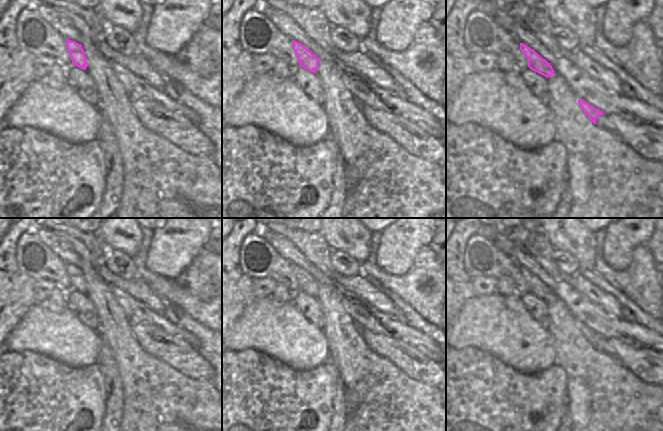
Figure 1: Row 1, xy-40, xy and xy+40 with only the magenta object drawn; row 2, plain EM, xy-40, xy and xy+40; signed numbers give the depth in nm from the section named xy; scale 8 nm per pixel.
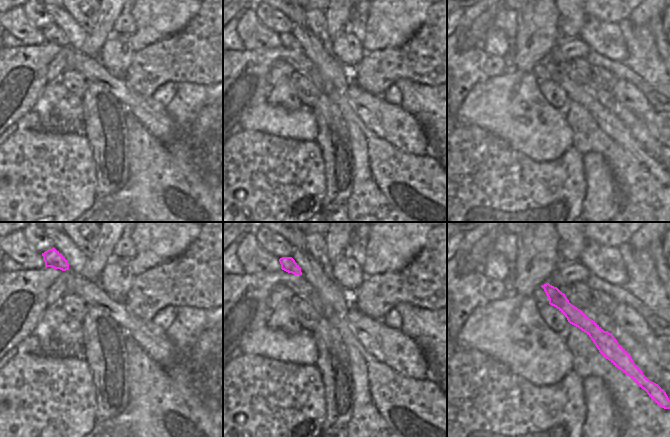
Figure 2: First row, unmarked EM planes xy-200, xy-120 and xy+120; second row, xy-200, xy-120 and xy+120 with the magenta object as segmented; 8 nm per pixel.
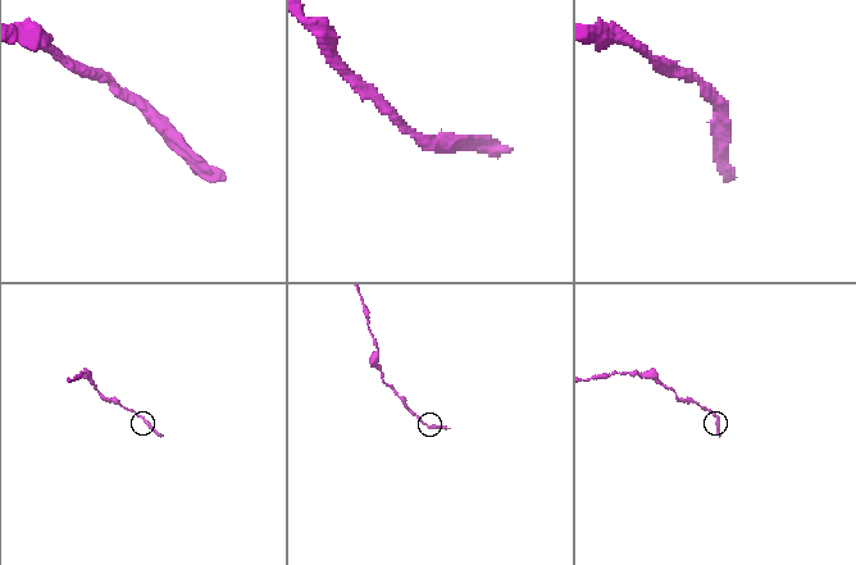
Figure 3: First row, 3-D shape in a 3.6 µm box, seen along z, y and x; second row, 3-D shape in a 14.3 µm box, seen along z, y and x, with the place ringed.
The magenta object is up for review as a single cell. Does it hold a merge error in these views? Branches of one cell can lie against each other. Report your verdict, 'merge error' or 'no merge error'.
merge error

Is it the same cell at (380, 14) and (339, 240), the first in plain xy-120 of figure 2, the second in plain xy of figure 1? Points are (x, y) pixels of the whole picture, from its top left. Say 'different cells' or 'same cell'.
different cells

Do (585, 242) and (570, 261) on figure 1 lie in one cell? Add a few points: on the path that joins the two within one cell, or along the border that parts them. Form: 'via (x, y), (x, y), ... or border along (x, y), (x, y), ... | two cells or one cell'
border along (567, 251), (573, 257) | two cells

